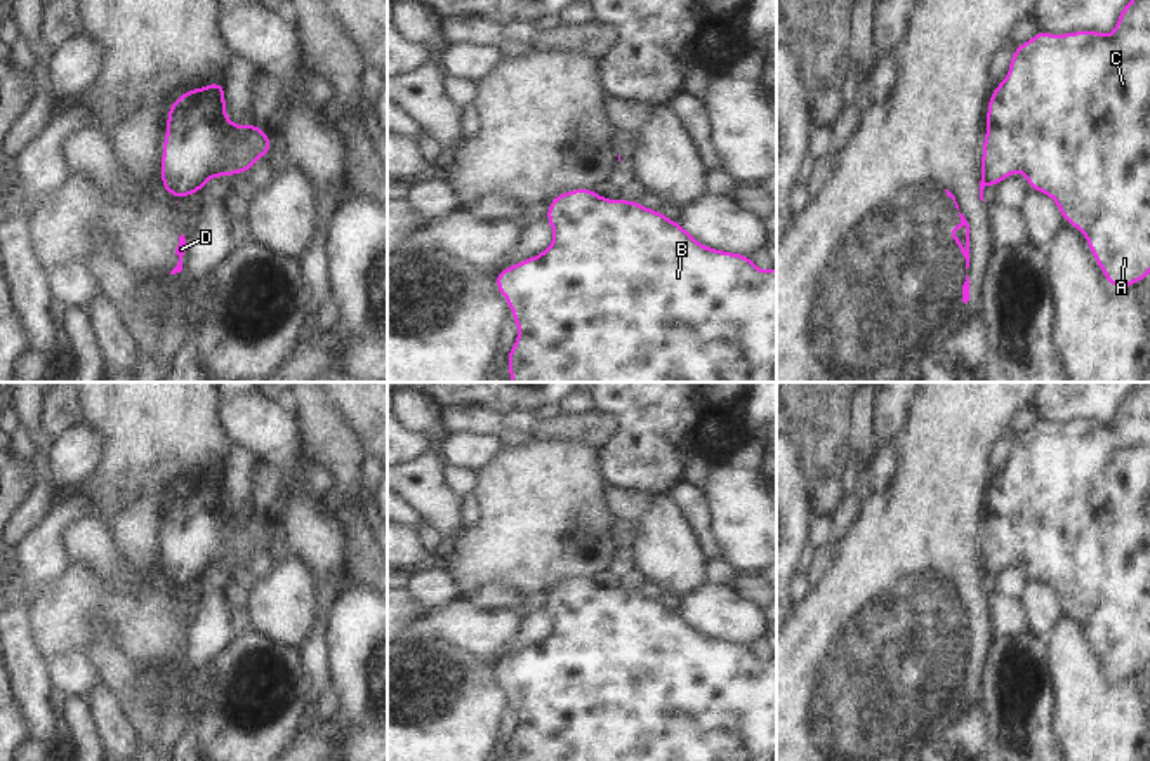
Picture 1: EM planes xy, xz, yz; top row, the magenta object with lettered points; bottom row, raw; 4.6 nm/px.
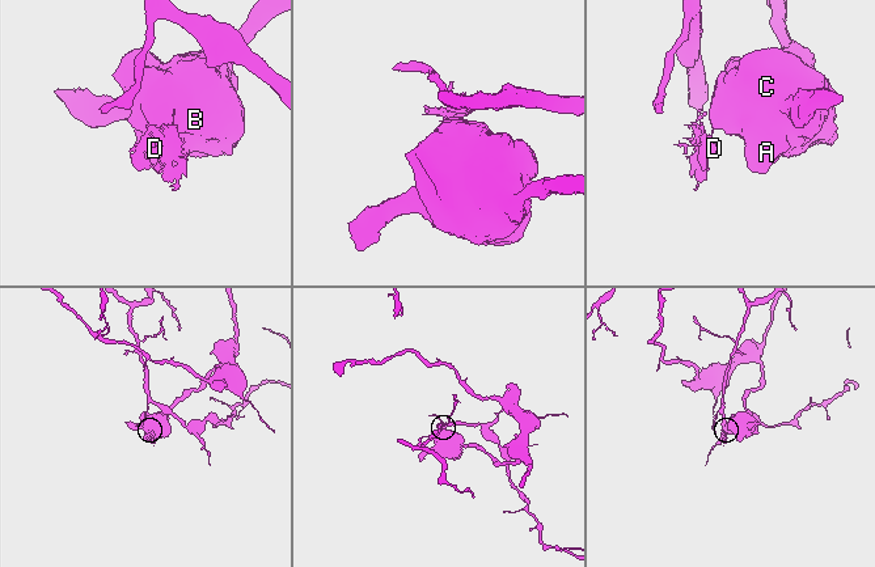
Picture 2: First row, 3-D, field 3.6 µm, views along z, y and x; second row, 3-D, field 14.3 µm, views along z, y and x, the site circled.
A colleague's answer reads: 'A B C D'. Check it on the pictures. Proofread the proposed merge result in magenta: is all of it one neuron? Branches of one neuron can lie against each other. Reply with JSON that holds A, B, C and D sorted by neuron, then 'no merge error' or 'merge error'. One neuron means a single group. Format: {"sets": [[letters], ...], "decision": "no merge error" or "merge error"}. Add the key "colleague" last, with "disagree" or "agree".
{"sets": [["A", "B", "C"], ["D"]], "decision": "merge error", "colleague": "disagree"}

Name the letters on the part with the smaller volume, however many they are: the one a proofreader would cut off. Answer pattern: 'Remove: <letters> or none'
Remove: D

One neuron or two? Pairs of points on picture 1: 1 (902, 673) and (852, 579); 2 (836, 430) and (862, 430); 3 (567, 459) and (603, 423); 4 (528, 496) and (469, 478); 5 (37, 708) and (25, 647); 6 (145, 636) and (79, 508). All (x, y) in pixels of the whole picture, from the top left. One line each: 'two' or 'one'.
1: one
2: two
3: two
4: two
5: one
6: two

